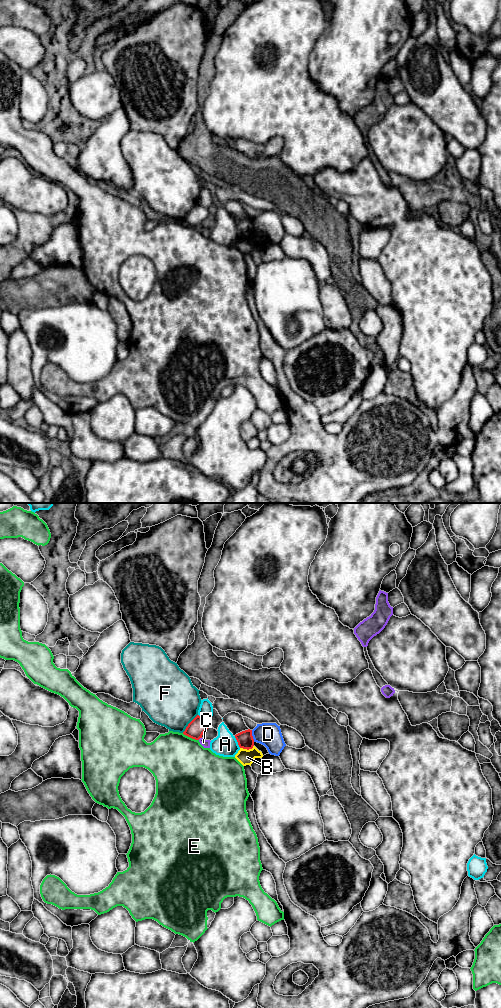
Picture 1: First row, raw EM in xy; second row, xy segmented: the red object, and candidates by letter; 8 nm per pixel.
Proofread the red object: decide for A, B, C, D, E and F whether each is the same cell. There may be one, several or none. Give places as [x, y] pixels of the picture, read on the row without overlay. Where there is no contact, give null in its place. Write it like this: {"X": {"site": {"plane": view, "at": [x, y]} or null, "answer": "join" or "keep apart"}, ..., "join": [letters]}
{"A": {"site": {"plane": "xy", "at": [237, 229]}, "answer": "keep apart"}, "B": {"site": {"plane": "xy", "at": [247, 237]}, "answer": "keep apart"}, "C": {"site": {"plane": "xy", "at": [199, 226]}, "answer": "keep apart"}, "D": {"site": {"plane": "xy", "at": [252, 224]}, "answer": "keep apart"}, "E": {"site": {"plane": "xy", "at": [190, 225]}, "answer": "keep apart"}, "F": {"site": {"plane": "xy", "at": [189, 211]}, "answer": "keep apart"}, "join": []}

